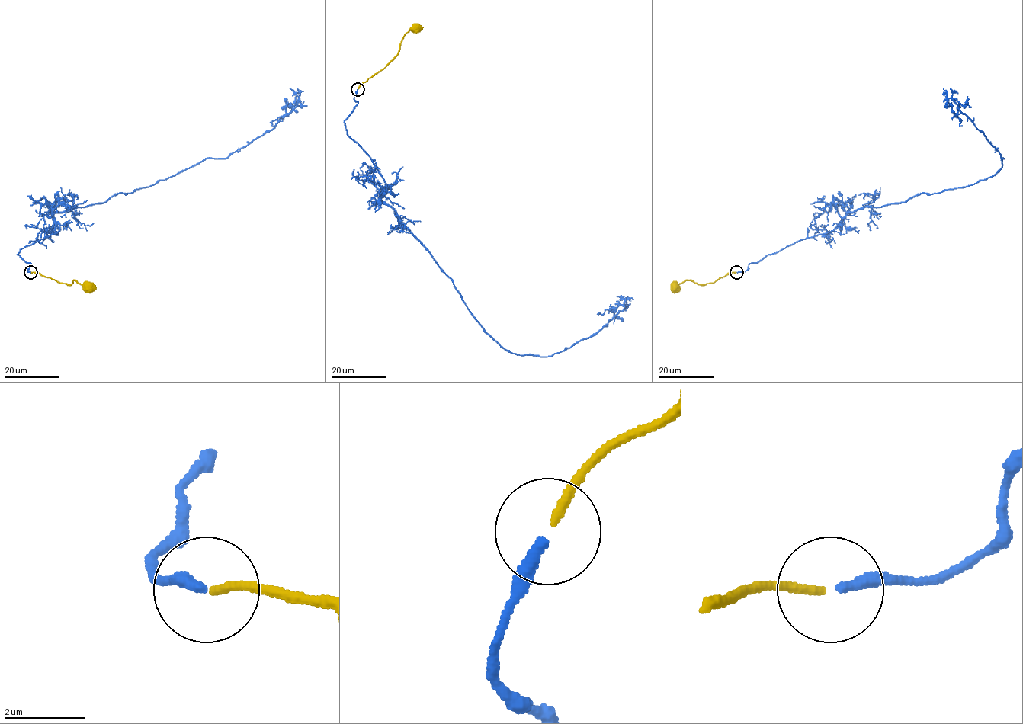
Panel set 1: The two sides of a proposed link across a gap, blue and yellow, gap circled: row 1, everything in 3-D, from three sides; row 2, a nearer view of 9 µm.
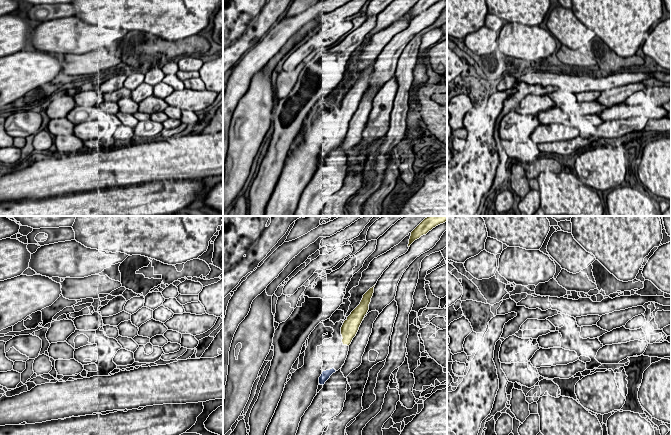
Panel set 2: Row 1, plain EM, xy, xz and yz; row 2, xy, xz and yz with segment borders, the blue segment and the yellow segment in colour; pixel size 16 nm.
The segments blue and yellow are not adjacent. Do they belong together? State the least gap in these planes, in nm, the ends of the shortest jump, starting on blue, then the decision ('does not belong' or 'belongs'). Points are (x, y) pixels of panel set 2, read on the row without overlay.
420 nm | xz (333, 144), (343, 120) | belongs

